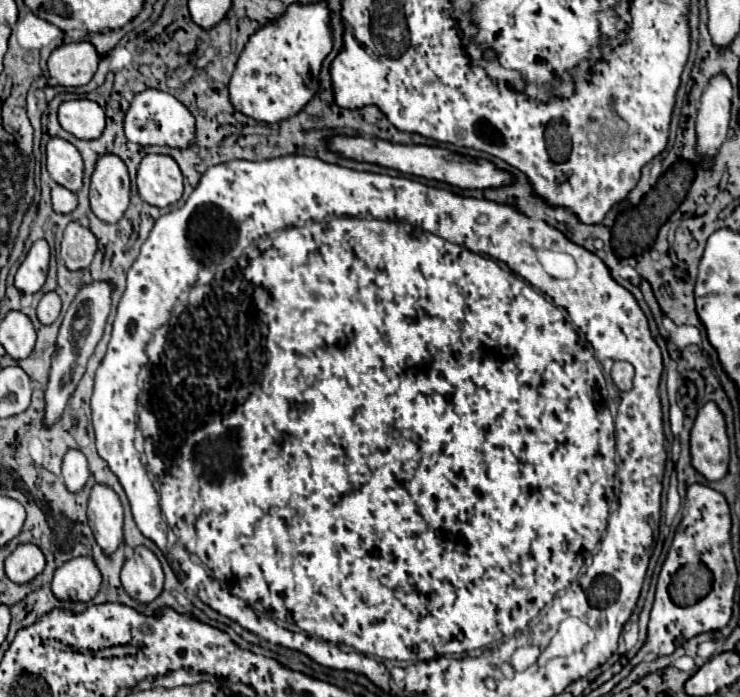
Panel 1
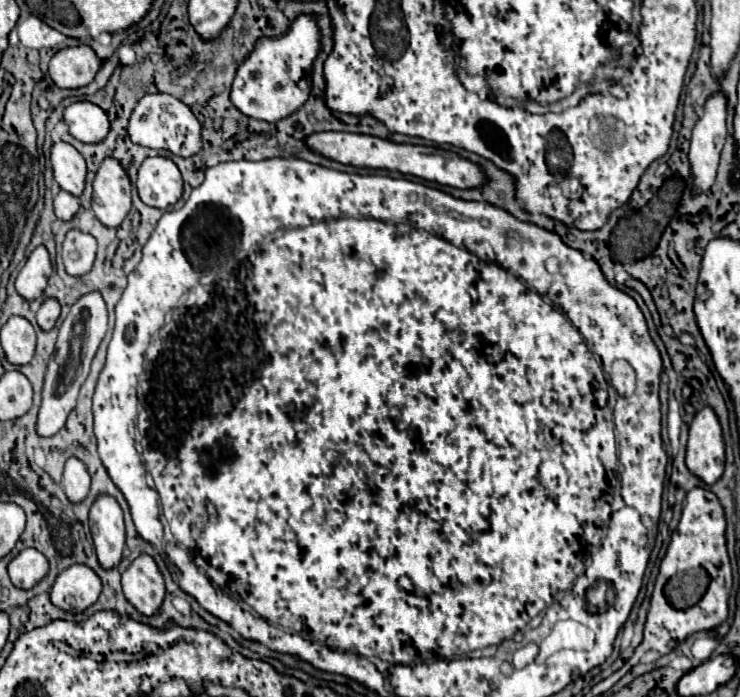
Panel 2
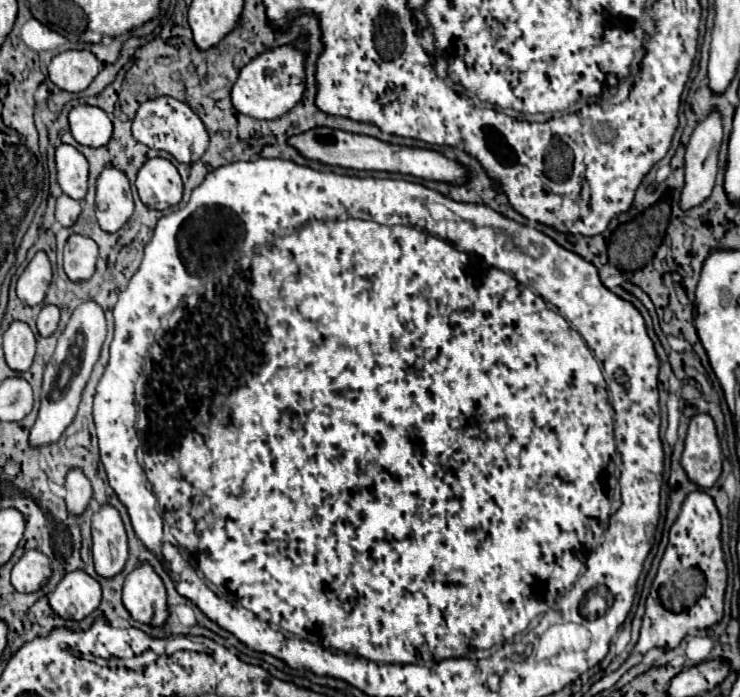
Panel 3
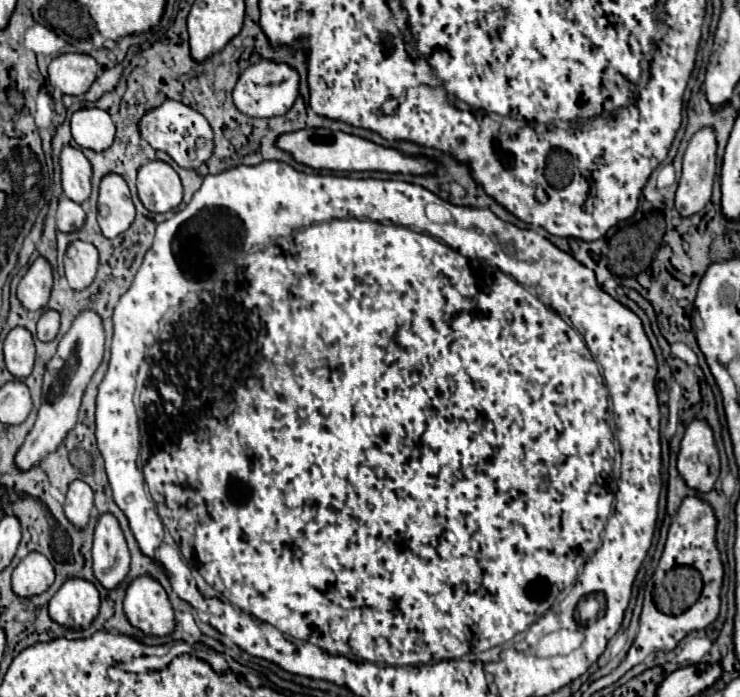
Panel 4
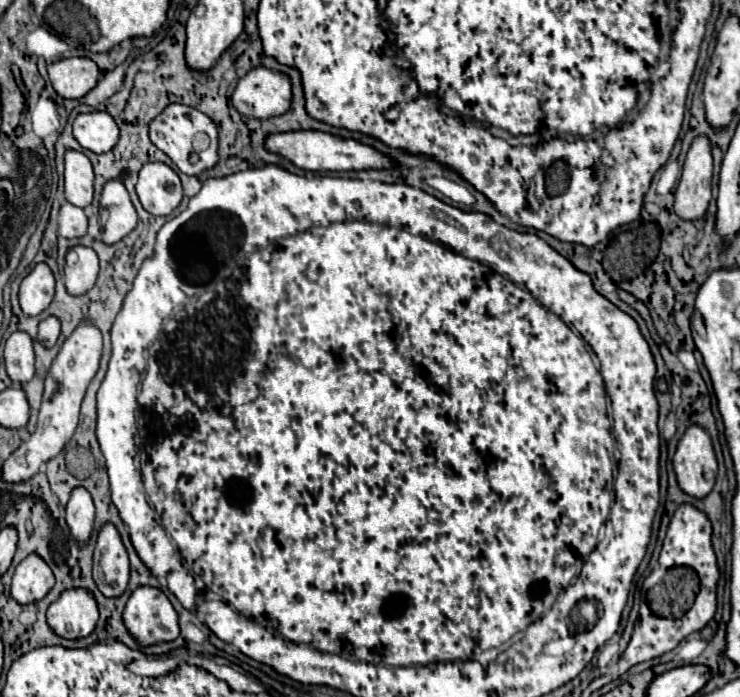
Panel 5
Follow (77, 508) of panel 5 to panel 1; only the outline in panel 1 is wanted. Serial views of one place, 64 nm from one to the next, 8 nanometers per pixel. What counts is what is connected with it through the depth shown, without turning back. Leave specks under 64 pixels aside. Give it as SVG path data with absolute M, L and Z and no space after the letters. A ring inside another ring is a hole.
M70 450L62 462L62 480L68 492L78 494L86 486L88 478L90 478L90 470L84 454L80 450Z

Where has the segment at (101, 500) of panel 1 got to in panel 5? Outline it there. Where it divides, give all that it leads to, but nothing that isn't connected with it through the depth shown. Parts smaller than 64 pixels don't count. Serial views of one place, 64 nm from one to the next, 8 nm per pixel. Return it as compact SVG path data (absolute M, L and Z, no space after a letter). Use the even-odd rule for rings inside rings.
M104 524L98 534L94 550L94 582L108 598L122 596L130 582L128 554L112 524Z

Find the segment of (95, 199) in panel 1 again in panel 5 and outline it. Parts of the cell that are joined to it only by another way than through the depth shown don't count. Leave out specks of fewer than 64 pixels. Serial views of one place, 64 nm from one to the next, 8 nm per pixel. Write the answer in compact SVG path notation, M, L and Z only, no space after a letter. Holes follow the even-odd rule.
M110 180L102 190L100 200L100 226L102 242L116 244L136 228L138 216L130 196L120 180Z

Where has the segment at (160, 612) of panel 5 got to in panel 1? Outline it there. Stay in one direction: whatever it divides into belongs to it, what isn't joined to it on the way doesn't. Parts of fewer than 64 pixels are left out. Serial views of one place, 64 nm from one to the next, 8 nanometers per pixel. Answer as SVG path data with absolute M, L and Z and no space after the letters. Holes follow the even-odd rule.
M144 546L136 548L122 568L122 586L140 604L150 604L162 594L164 572L160 560Z

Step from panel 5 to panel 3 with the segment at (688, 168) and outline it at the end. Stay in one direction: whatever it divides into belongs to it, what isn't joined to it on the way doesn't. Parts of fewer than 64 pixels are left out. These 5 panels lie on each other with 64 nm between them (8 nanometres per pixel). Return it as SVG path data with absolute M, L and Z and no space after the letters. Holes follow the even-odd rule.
M714 112L704 122L696 126L696 130L690 136L690 142L686 146L686 164L684 164L684 188L680 194L680 208L692 210L700 204L704 204L712 192L716 172L718 172L718 150L722 142L722 122L720 116Z

